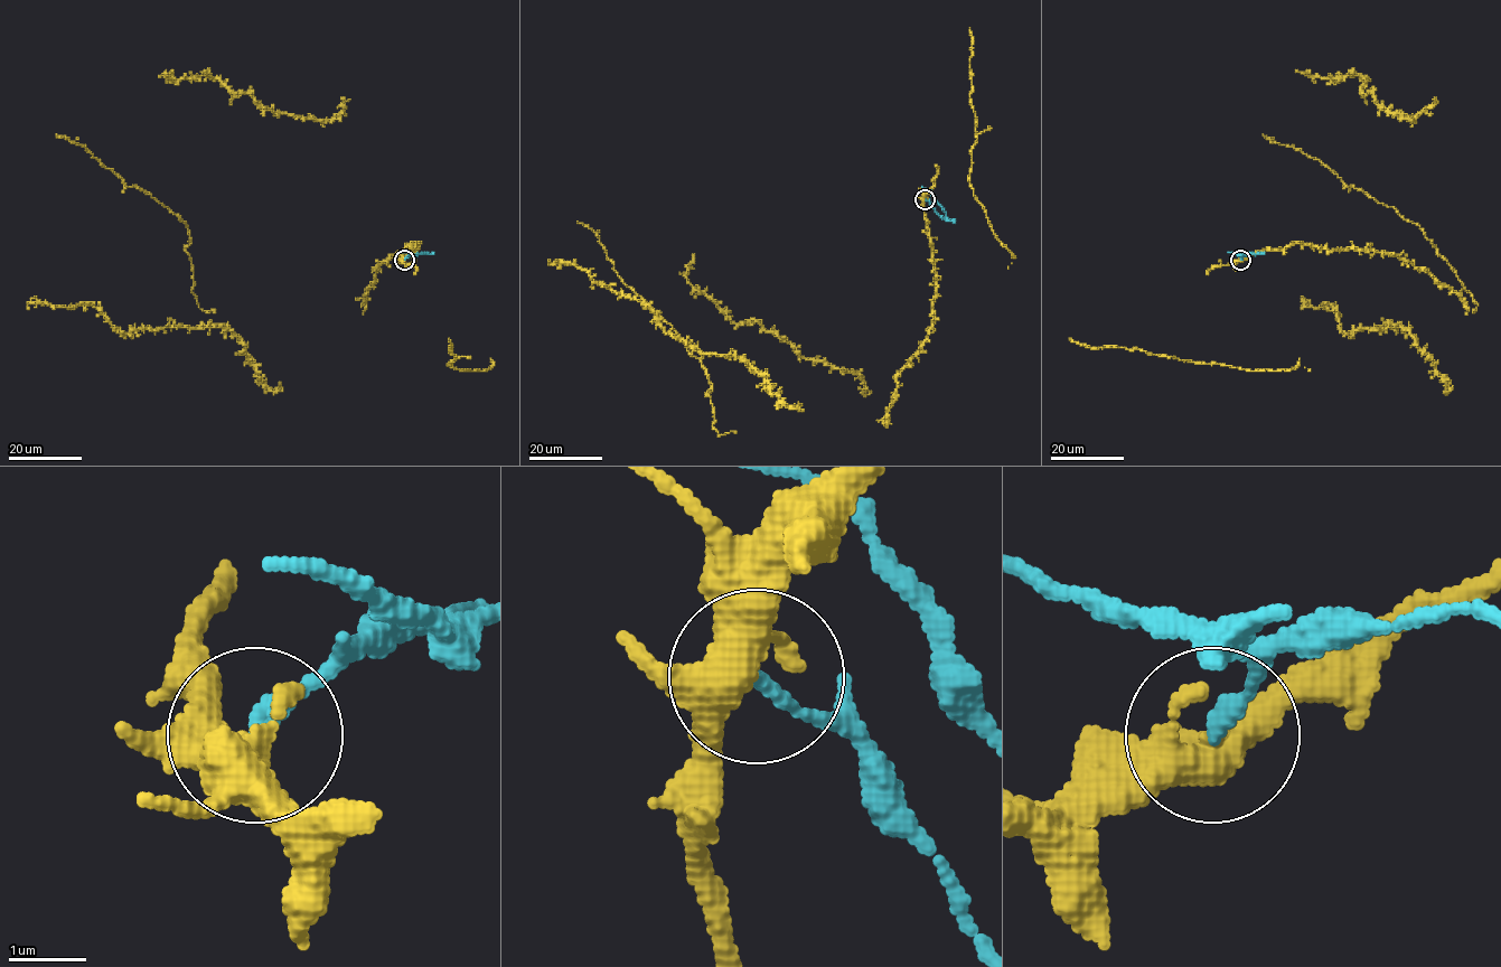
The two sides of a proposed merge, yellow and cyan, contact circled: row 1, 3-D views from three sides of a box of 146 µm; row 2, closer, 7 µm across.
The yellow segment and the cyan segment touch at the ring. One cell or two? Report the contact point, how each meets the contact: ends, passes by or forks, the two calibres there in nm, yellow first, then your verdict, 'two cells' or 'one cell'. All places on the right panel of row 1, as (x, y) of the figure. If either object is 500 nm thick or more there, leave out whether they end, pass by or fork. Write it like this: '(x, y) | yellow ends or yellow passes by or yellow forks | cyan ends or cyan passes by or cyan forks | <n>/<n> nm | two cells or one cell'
(1240, 260) | yellow forks | cyan ends | 440/200 nm | two cells

